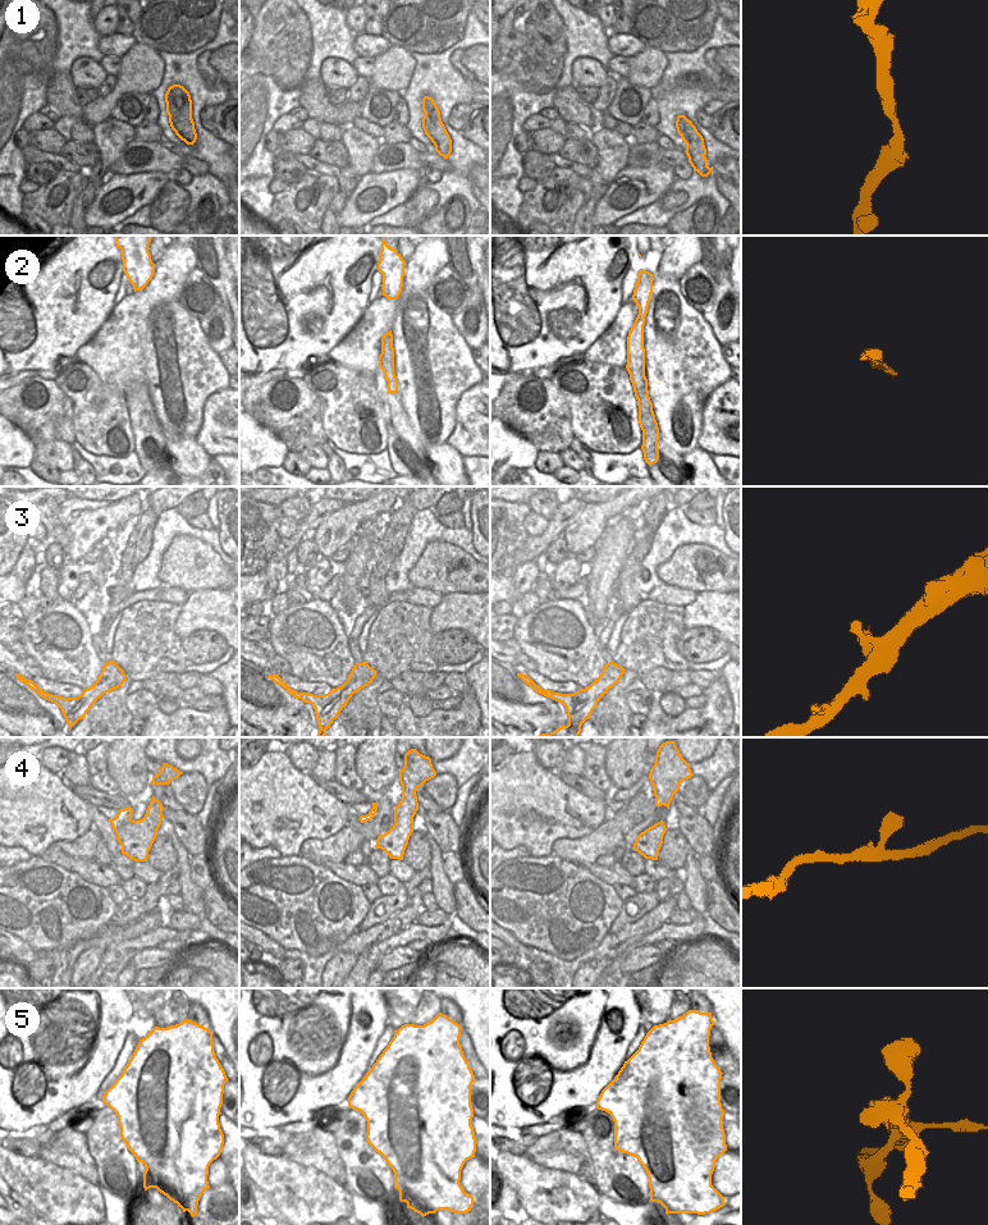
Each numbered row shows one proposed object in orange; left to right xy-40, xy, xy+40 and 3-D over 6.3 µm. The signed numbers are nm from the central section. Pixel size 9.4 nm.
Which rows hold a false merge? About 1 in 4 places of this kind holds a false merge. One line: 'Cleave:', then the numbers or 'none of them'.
Cleave: 2, 5

